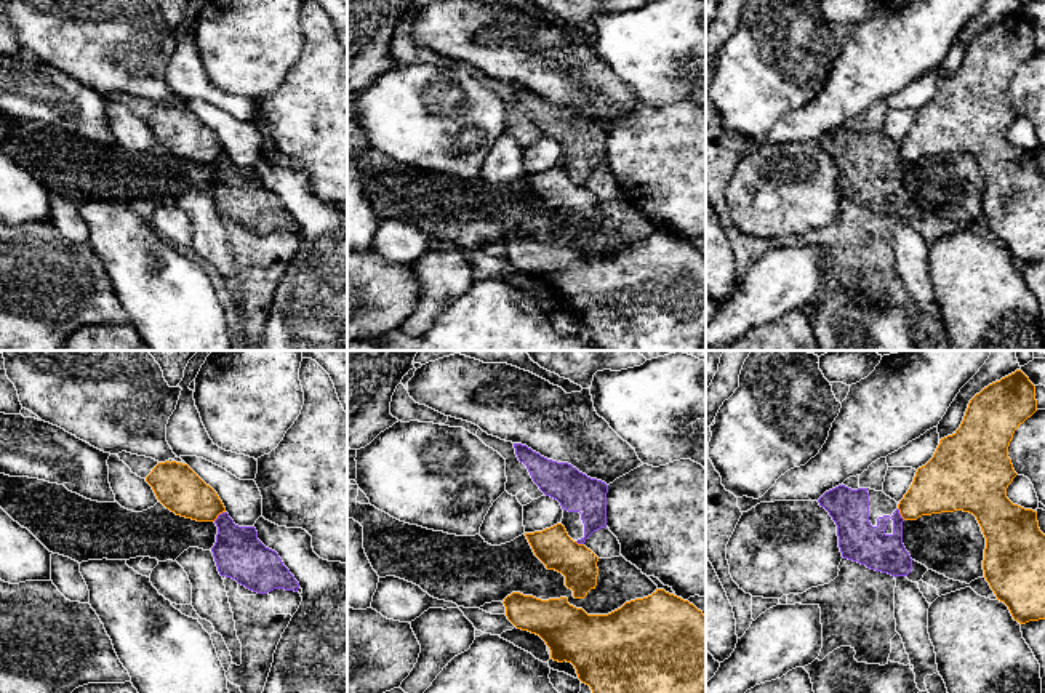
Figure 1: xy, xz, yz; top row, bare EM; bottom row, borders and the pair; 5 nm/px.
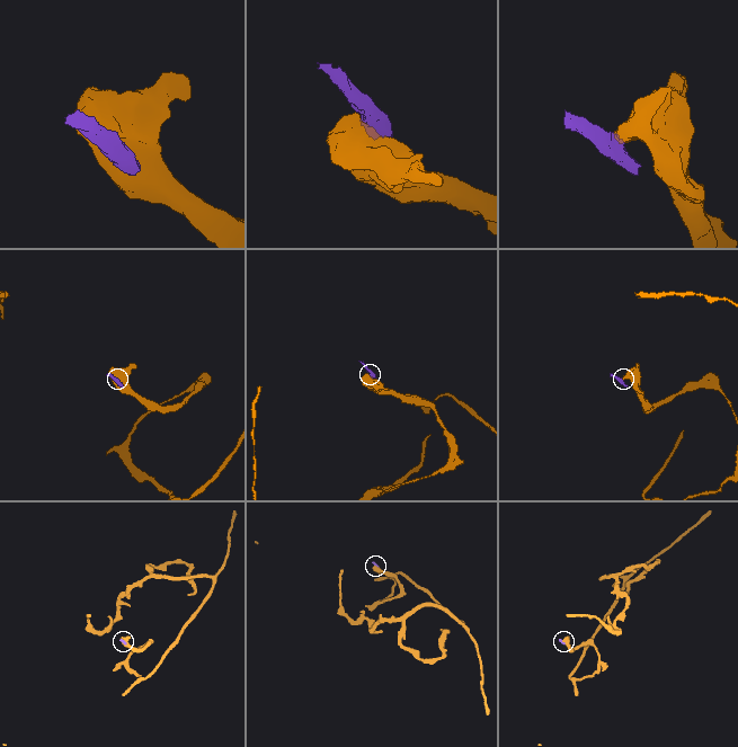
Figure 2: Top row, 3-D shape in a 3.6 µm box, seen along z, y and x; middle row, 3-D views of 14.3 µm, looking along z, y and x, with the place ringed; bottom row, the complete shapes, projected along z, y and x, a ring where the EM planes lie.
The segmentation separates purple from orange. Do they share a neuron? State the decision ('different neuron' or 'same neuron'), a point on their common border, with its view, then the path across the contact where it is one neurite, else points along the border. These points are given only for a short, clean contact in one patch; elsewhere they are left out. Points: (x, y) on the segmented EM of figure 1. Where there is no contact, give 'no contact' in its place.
different neuron; meets purple in xy at (218, 516); border along xy (224, 511), (213, 520)

